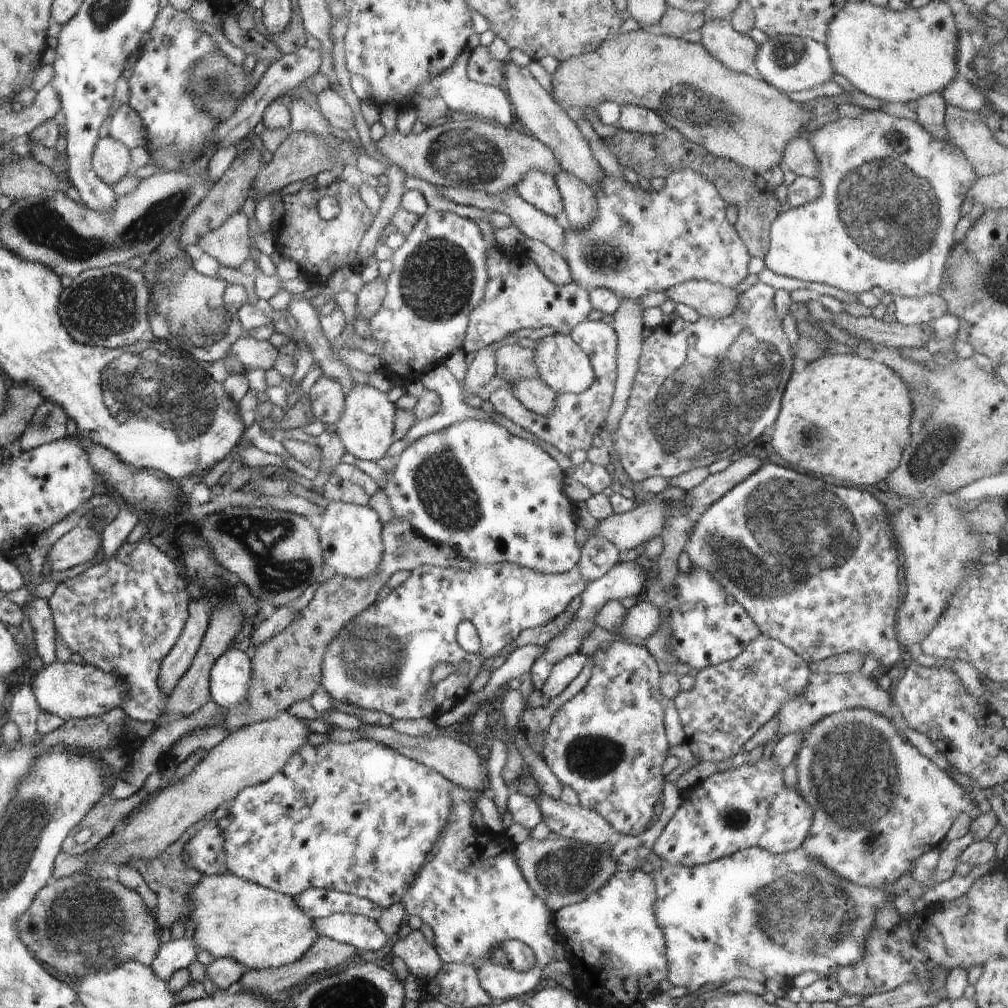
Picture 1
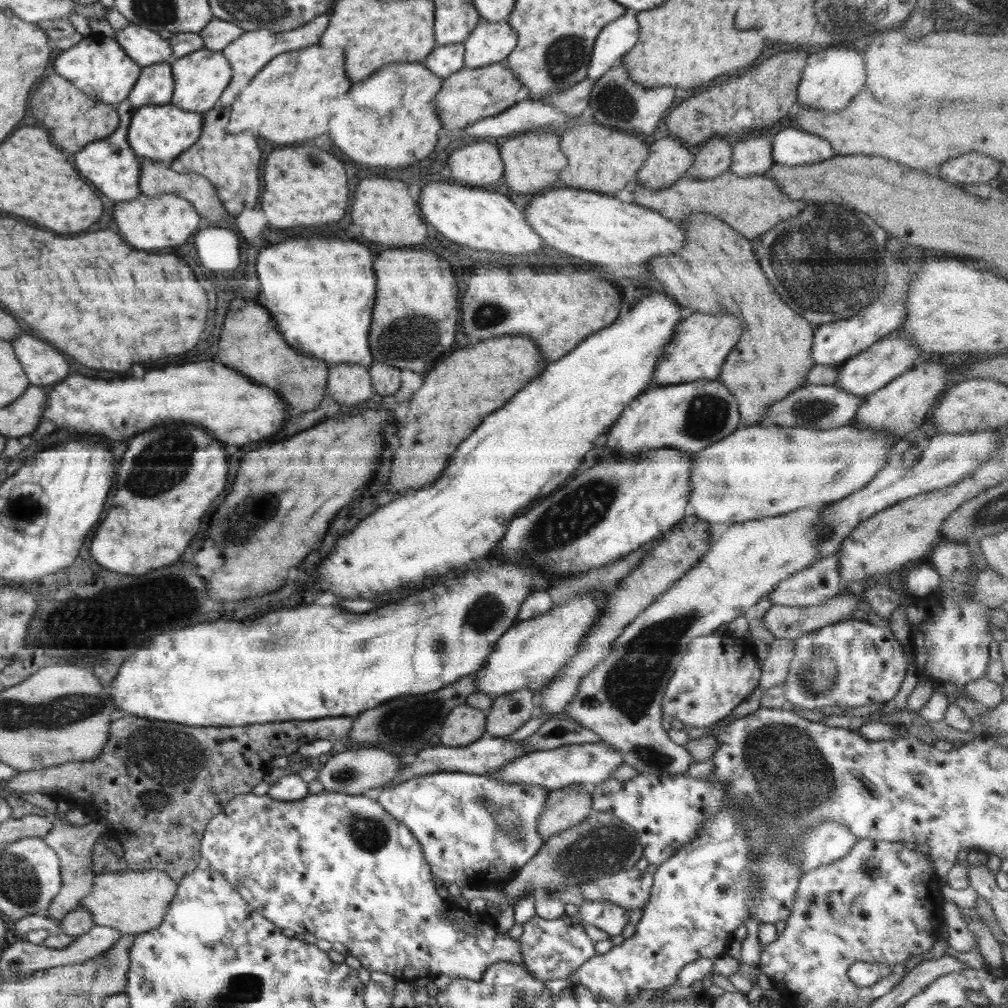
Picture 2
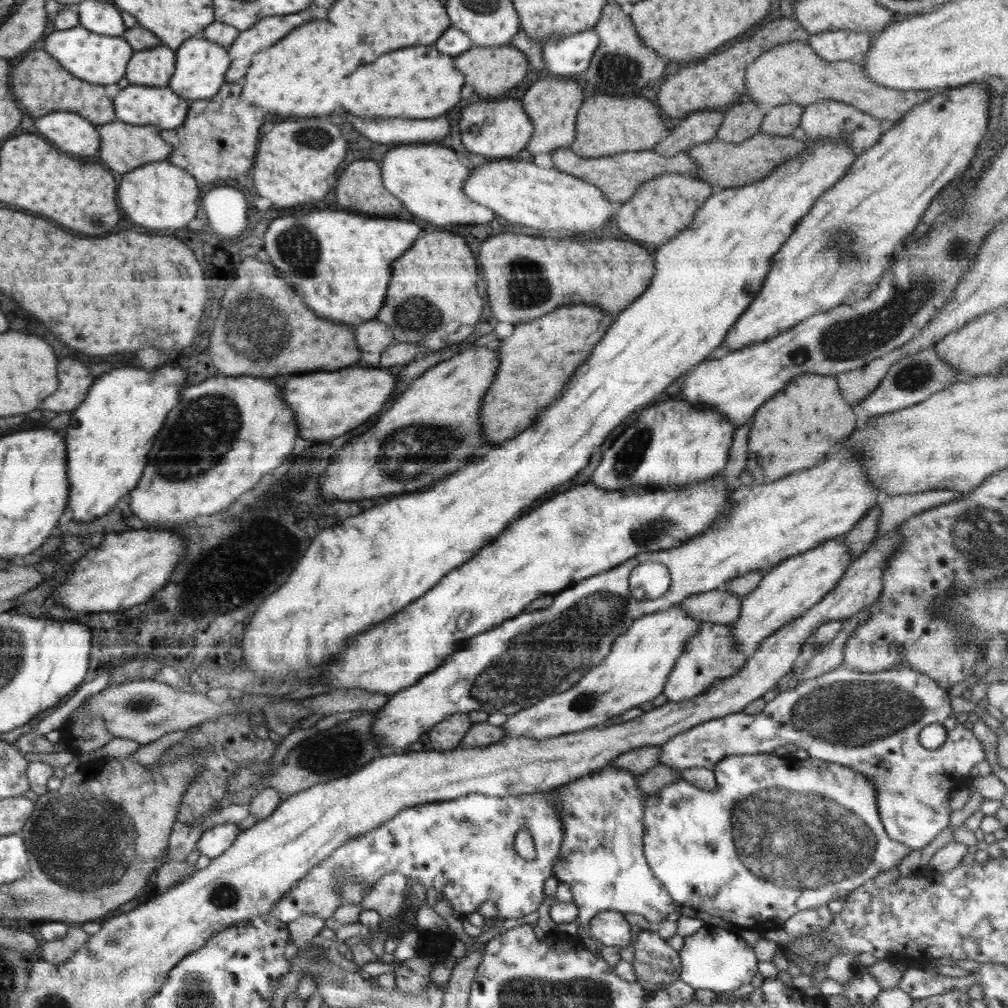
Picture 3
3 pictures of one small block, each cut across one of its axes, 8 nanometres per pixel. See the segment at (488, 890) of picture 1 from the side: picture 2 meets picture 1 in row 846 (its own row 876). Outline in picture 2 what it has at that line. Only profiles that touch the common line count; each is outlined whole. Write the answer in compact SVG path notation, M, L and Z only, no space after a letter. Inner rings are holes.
M453 771L384 788L377 802L413 833L439 883L483 889L510 882L543 845L537 825L549 792L535 785L506 784L486 775Z

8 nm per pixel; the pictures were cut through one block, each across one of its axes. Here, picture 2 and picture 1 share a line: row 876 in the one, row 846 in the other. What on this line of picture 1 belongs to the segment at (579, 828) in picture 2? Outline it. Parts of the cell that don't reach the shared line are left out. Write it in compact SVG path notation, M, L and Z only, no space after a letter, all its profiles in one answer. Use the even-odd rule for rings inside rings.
M553 834L544 840L534 840L530 837L524 840L514 848L514 858L530 890L552 913L568 904L586 900L614 876L618 865L604 846L584 844L580 840L572 842Z

